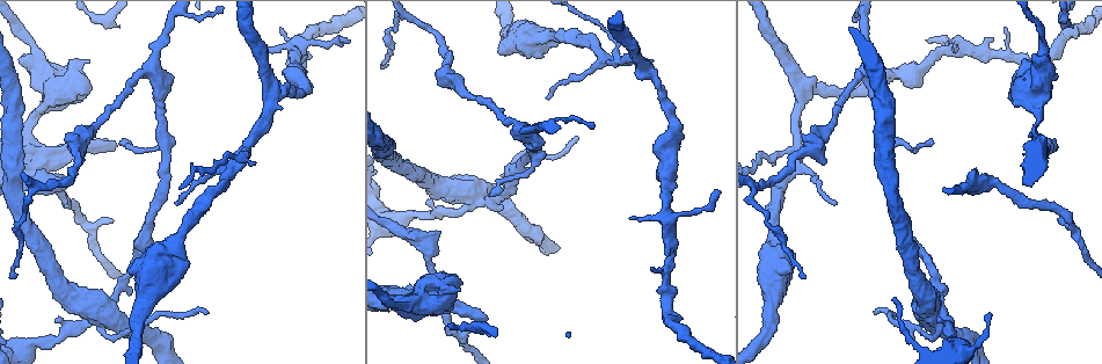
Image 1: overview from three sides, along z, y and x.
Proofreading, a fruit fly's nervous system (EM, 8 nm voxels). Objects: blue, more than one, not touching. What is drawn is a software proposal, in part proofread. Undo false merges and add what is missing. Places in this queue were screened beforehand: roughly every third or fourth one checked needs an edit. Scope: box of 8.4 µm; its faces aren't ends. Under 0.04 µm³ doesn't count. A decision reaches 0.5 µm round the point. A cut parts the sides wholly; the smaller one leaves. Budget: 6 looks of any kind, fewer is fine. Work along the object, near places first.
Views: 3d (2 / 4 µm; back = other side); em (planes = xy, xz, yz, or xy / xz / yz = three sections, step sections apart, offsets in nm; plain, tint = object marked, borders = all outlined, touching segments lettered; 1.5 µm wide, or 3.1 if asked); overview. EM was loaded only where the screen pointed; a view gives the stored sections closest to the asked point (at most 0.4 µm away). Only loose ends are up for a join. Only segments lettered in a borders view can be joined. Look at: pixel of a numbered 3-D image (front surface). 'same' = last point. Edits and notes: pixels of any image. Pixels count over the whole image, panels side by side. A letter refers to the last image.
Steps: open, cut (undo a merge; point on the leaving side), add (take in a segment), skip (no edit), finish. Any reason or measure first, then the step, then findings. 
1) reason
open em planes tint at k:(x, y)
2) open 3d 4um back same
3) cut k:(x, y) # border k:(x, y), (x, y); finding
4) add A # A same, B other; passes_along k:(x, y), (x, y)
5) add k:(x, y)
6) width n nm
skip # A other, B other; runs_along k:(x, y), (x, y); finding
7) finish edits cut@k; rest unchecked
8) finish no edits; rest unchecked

four-way junction
open 3d 4um at 1:(110, 317)

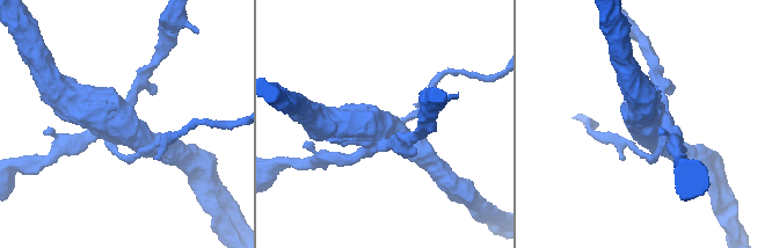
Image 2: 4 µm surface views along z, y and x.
need the tissue
open em planes borders at 2:(646, 128)

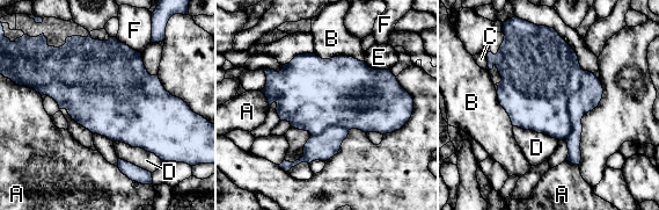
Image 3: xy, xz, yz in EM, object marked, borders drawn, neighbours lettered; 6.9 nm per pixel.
width 550 nm
skip # A other, B other, C other, D other, E other, F other; border 3:(114, 140), (143, 147), (161, 160); continuous, no second neuron

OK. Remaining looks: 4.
four or more arms meet
open 3d 4um at 1:(1036, 138)

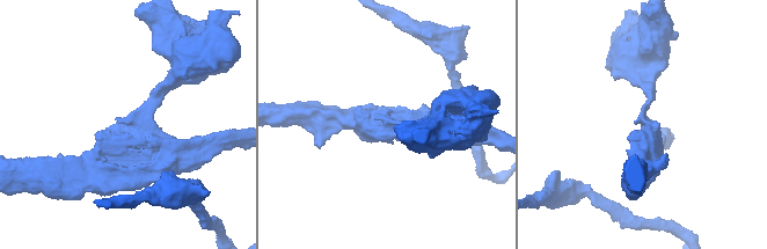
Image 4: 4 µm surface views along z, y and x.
arms 4; need the tissue
open em yz step 8 borders at 4:(143, 134)

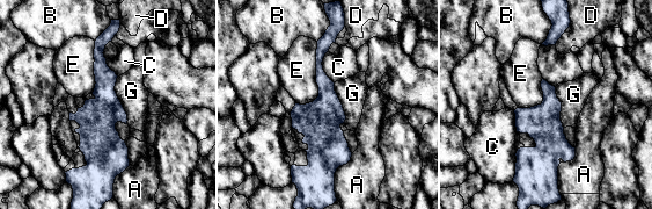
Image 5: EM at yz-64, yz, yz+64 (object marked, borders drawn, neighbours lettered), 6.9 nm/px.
open em planes borders same

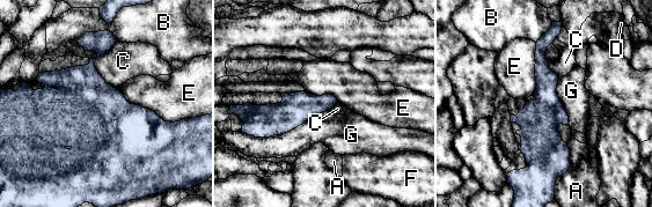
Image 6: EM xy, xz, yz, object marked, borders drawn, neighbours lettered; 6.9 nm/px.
skip # A other, B other, C other, D other, E other, F other, G other; border 6:(328, 110), (279, 134), (241, 132); one neuron here

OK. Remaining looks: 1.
free end
open em planes borders at 1:(956, 46)

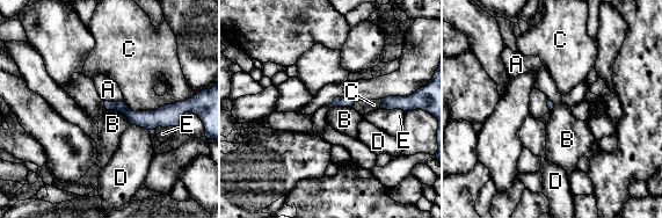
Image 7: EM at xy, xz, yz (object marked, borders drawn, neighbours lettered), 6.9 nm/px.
skip # A other, B other, C other, D other, E other; border 7:(107, 109), (118, 110), (131, 124); no lettered segment goes on from it

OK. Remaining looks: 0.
finish no edits; rest unchecked

